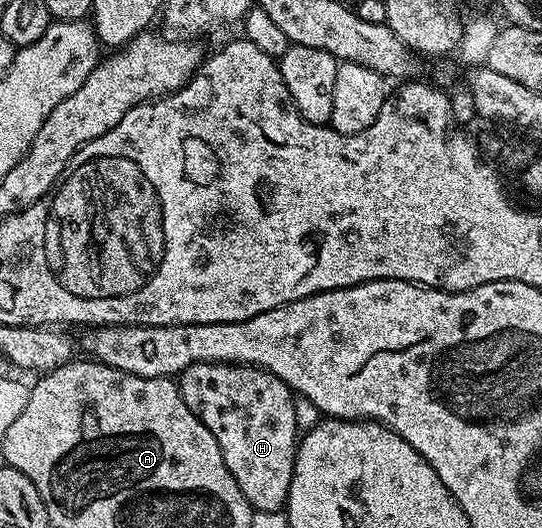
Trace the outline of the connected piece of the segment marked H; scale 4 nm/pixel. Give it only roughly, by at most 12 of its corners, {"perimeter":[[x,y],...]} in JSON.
{"perimeter":[[192,364],[183,402],[254,512],[288,505],[295,394],[250,364]]}

